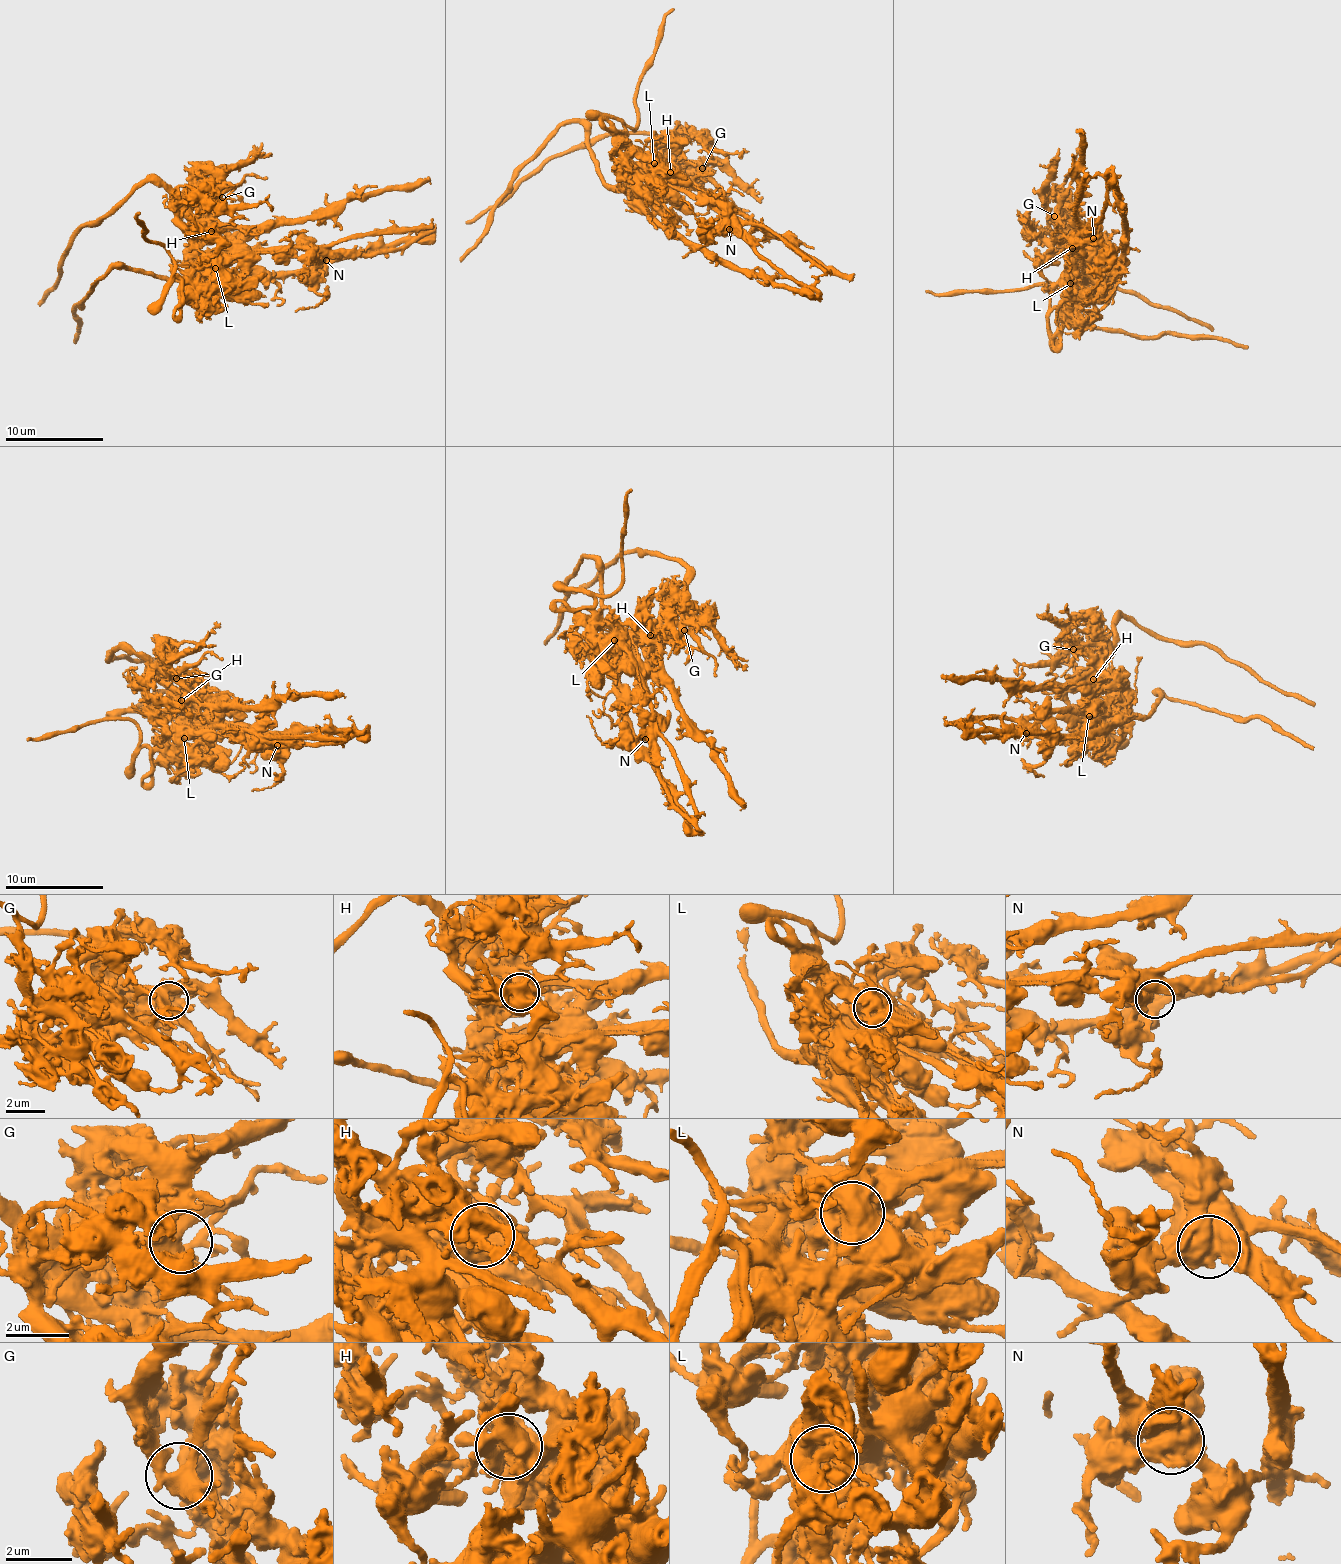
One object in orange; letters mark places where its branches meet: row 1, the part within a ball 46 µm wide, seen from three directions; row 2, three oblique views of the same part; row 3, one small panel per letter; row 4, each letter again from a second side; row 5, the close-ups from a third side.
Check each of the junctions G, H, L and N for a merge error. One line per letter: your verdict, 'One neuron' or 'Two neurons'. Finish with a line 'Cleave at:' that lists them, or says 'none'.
G: One neuron
H: Two neurons
L: Two neurons
N: One neuron
Cleave at: H, L

